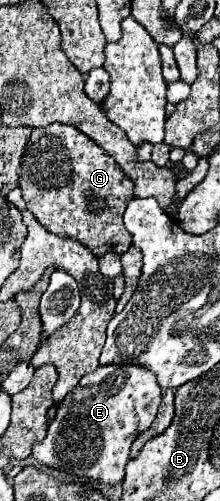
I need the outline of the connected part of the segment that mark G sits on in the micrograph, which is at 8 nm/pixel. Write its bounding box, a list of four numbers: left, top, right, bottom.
[19,124,133,258]

